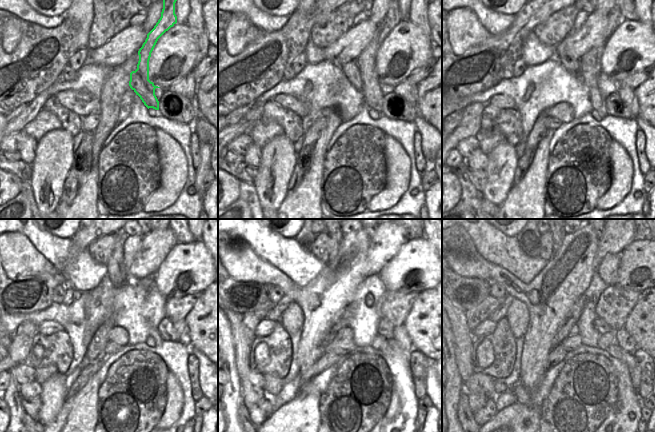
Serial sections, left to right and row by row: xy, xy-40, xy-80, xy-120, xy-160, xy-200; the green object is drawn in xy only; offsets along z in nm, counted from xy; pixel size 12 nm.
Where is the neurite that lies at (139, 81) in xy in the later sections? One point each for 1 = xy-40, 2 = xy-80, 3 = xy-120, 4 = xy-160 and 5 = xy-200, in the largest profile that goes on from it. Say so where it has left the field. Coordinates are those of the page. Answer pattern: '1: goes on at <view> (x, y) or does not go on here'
1: goes on at xy-40 (362, 73)
2: goes on at xy-80 (588, 68)
3: goes on at xy-120 (117, 275)
4: goes on at xy-160 (385, 347)
5: goes on at xy-200 (614, 350)

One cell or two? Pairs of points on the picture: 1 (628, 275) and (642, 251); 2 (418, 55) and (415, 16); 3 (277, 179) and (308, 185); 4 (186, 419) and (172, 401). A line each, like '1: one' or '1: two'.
1: one
2: two
3: two
4: two

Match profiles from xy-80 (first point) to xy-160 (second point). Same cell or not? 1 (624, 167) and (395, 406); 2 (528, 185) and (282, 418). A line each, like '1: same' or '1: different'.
1: same
2: same

